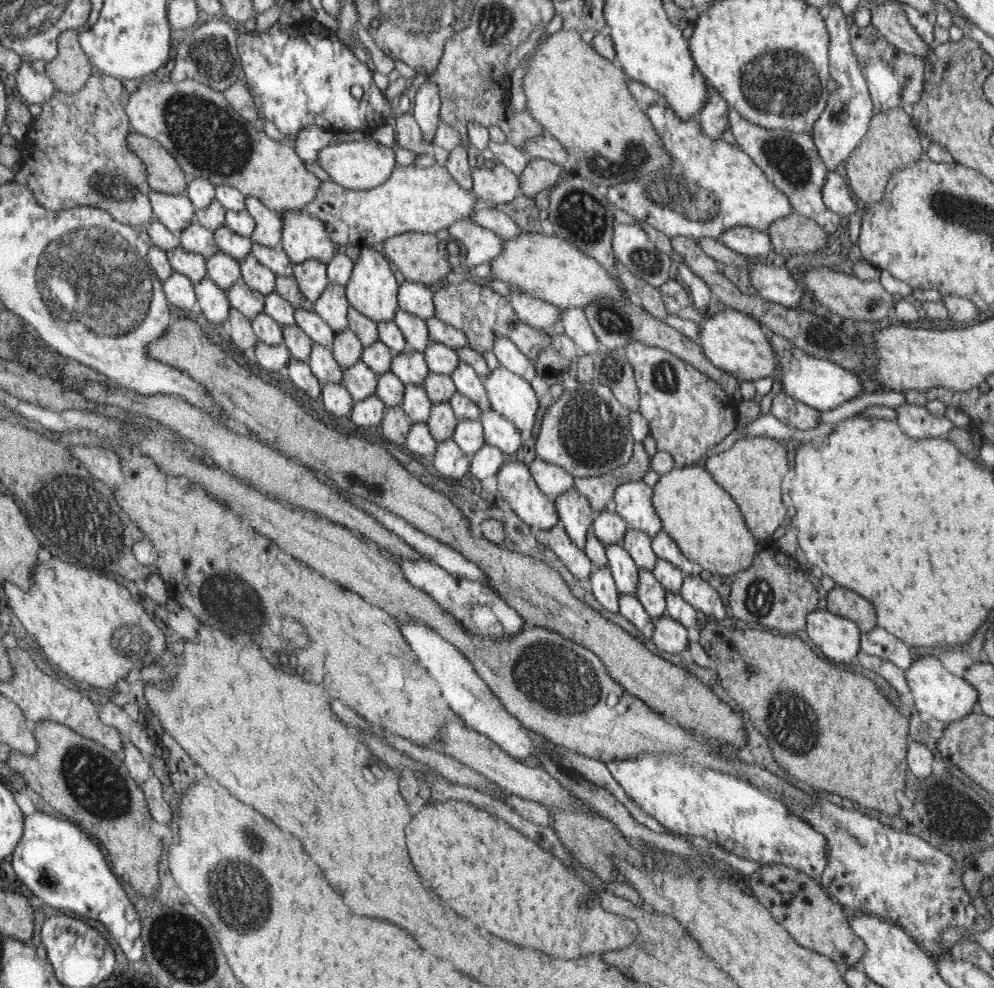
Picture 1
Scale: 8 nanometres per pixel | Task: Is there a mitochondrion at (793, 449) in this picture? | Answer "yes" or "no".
no

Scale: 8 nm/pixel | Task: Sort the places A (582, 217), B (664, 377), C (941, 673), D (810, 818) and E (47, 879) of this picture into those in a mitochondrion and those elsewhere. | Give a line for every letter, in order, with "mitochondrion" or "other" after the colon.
A: mitochondrion
B: mitochondrion
C: other
D: other
E: mitochondrion

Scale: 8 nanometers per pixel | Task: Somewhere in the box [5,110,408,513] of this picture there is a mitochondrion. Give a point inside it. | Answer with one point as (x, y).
(88, 275)

